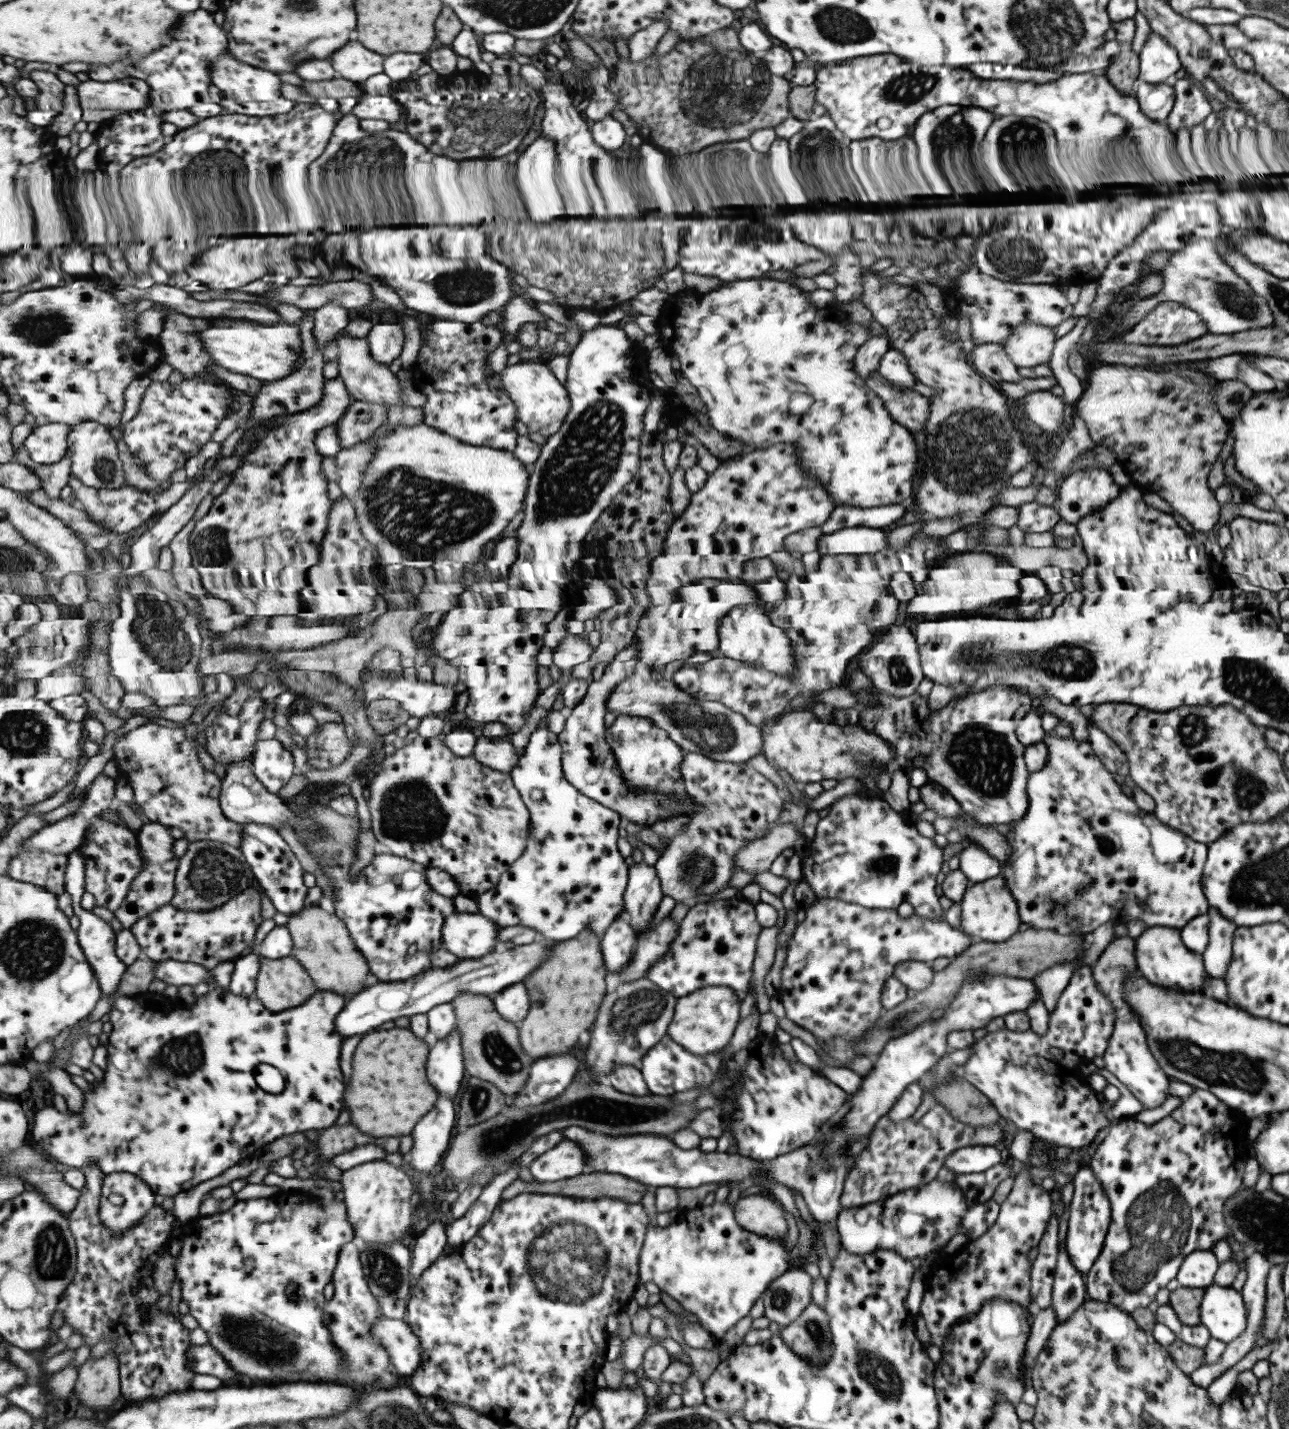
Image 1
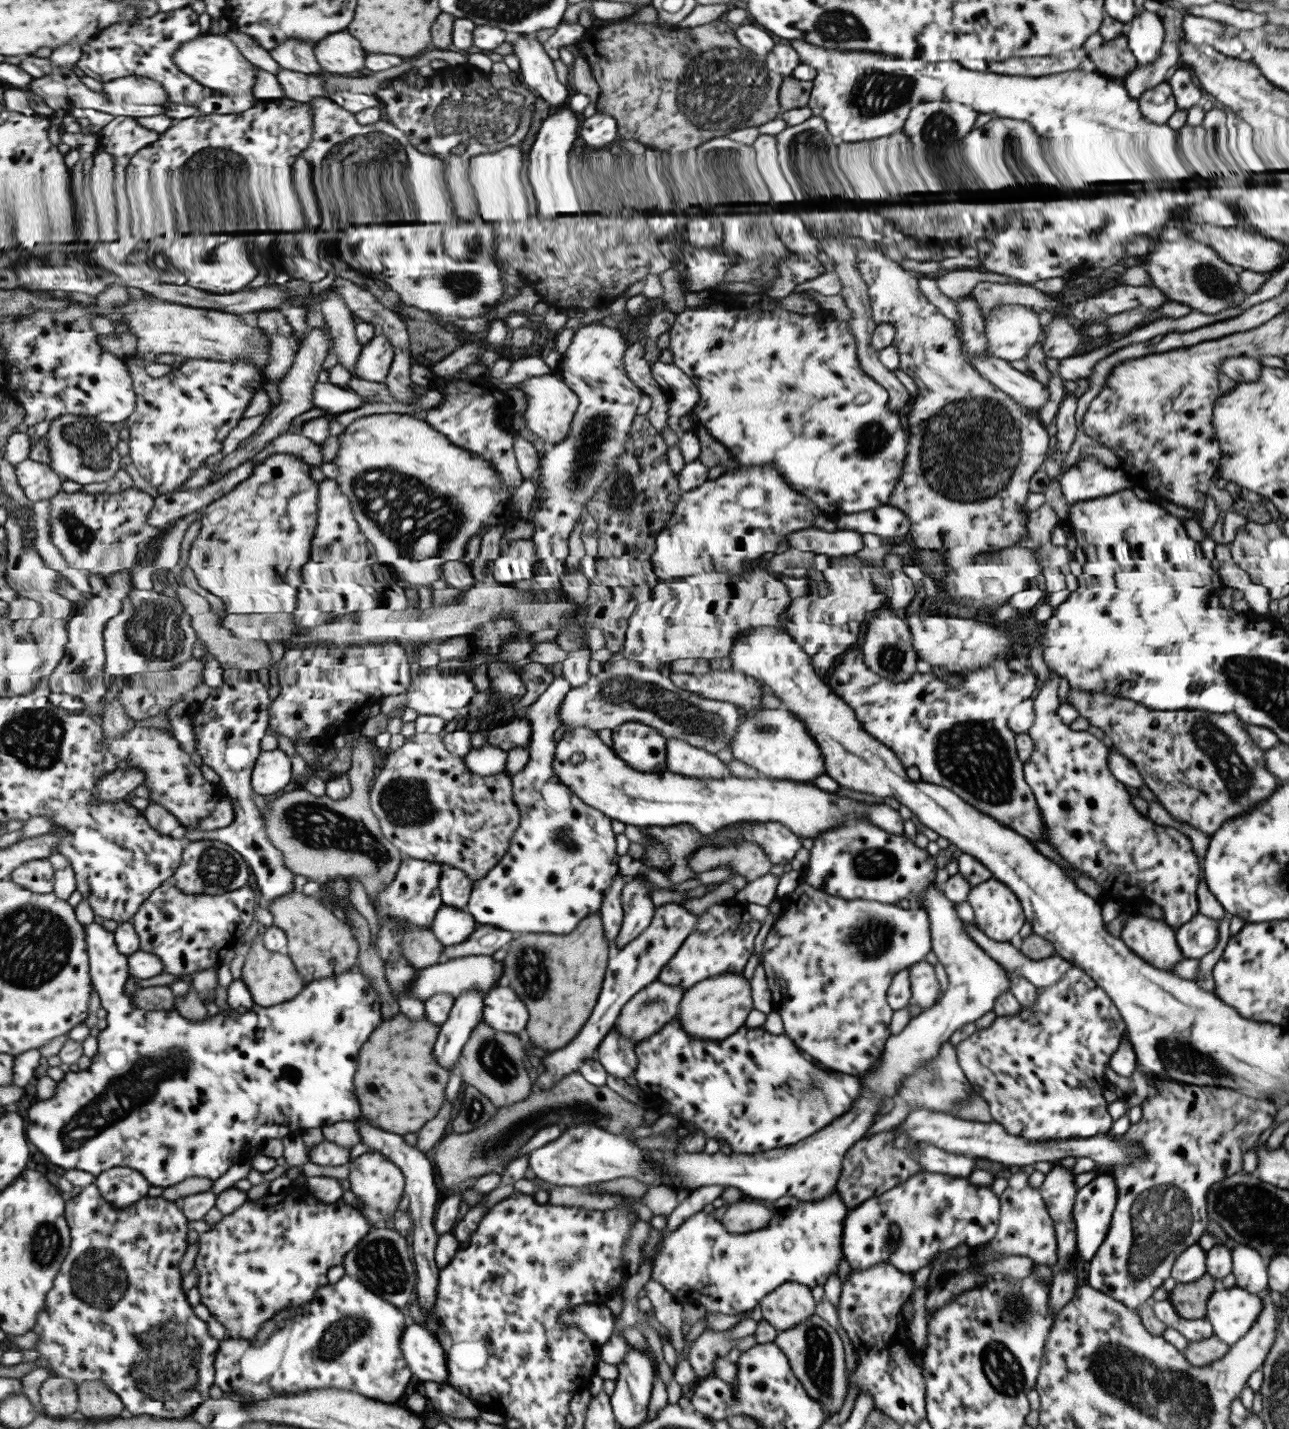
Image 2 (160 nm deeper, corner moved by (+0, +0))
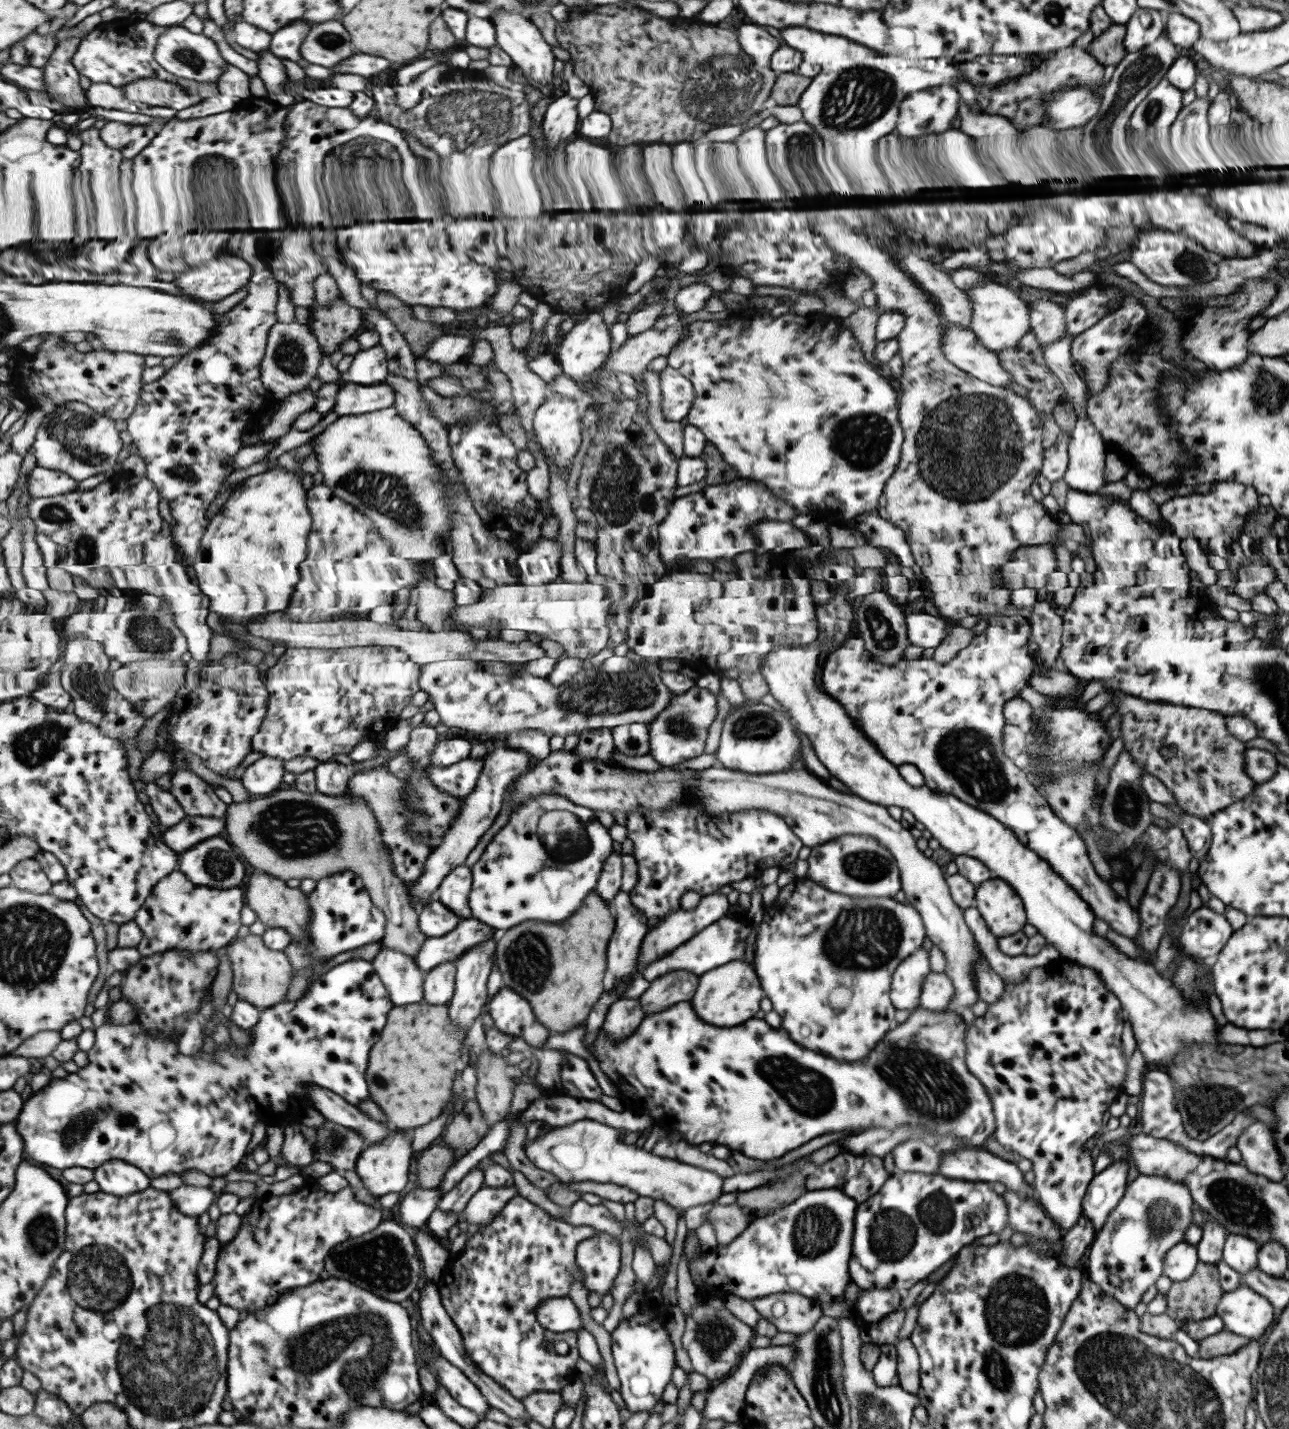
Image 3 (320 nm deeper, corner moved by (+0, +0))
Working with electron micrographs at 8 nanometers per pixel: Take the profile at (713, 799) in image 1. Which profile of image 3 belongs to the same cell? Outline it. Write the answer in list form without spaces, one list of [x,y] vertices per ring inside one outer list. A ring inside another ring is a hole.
[[[695,685],[685,693],[675,695],[671,704],[647,725],[650,730],[648,754],[663,768],[670,768],[688,758],[699,756],[703,753],[708,728],[716,714],[715,697],[705,688]]]

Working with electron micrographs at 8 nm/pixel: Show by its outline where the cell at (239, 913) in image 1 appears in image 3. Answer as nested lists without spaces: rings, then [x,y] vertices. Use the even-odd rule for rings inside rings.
[[[178,866],[154,886],[150,898],[134,918],[144,932],[138,950],[143,957],[173,948],[192,953],[220,953],[237,938],[245,905],[246,892],[241,888],[218,889],[195,884]]]

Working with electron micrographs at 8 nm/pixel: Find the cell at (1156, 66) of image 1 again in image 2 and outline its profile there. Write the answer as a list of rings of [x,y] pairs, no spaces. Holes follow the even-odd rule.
[[[1143,9],[1126,23],[1123,23],[1128,49],[1142,65],[1150,63],[1158,55],[1164,29],[1160,15]]]

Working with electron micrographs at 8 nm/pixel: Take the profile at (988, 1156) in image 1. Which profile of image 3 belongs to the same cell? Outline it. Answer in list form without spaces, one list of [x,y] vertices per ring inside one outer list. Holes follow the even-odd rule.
[[[907,1139],[890,1150],[895,1168],[905,1172],[939,1175],[941,1154],[931,1144],[917,1139]]]

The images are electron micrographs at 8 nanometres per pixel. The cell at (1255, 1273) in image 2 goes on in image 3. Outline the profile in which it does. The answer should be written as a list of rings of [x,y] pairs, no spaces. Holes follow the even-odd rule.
[[[1228,1233],[1224,1240],[1221,1260],[1225,1264],[1244,1275],[1249,1269],[1256,1267],[1258,1244],[1248,1236]]]

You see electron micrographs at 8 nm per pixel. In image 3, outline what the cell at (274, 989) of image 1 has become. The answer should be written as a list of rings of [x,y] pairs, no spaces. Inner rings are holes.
[[[249,933],[246,937],[237,937],[224,952],[231,964],[231,989],[237,994],[237,1000],[249,1001],[260,1009],[266,1009],[287,996],[289,984],[295,975],[293,965],[285,952],[268,948],[262,935]]]

